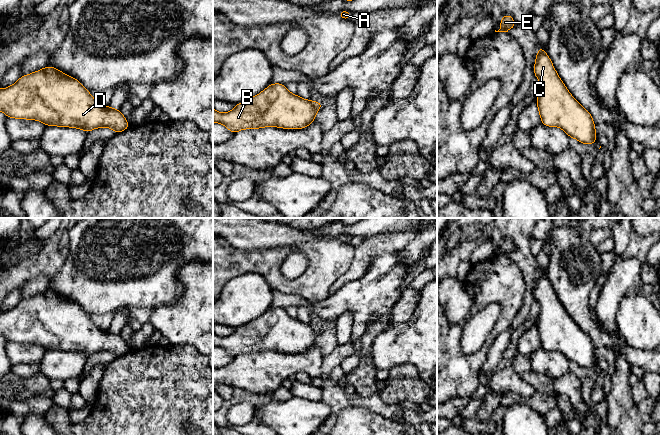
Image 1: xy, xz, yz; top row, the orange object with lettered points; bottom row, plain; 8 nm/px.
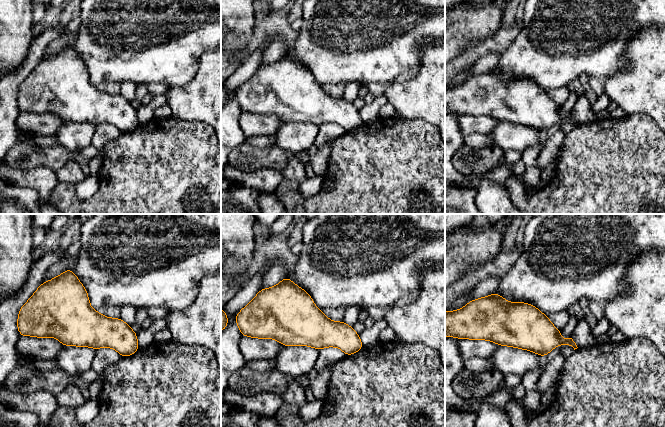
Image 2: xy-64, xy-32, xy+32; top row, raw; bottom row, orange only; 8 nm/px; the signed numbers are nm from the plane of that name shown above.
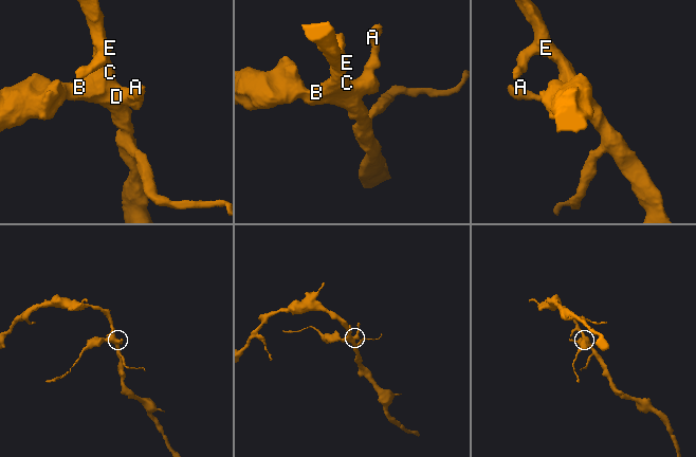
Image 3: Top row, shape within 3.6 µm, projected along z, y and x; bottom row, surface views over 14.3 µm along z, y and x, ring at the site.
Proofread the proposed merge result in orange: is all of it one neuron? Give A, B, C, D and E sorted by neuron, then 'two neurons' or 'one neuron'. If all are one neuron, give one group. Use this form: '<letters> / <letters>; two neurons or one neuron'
A B C D E; one neuron

